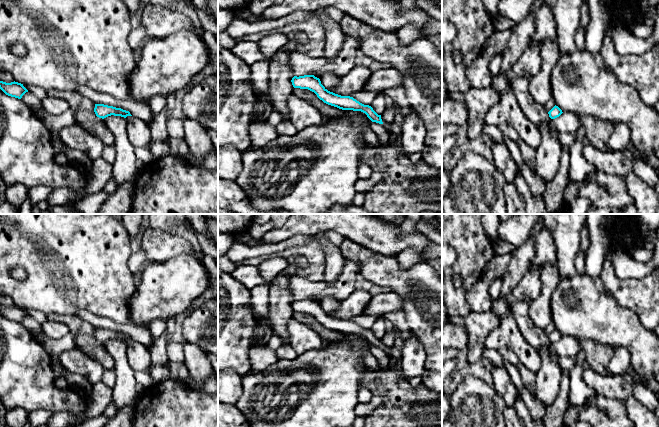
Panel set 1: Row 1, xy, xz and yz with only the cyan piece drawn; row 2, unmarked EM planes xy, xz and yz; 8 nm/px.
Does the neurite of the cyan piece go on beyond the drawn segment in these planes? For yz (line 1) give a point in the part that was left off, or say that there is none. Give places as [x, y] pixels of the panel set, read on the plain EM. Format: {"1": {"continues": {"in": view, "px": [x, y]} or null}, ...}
{"1": {"continues": null}}

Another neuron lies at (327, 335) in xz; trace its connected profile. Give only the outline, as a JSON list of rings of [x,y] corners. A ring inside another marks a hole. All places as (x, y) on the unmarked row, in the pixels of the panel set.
[[[295,312],[294,319],[315,331],[321,337],[324,344],[340,341],[342,339],[342,333],[324,327],[314,316],[308,313]]]

